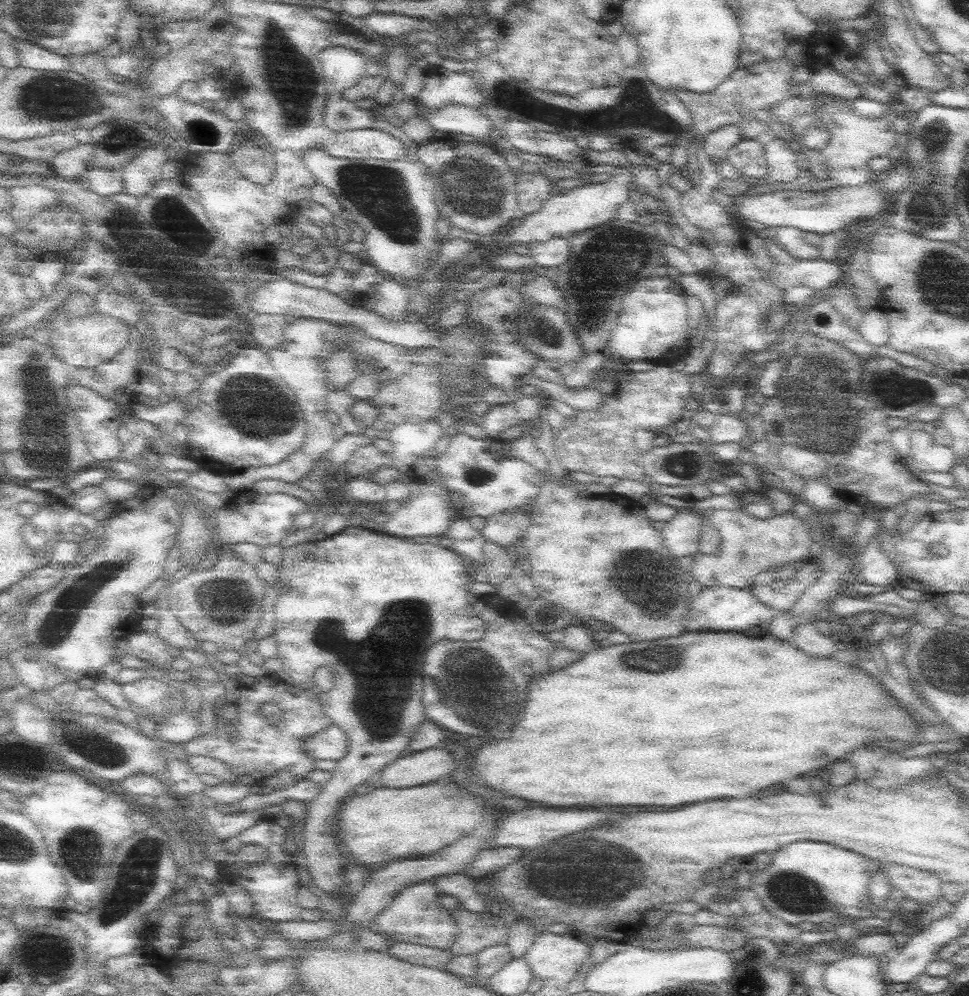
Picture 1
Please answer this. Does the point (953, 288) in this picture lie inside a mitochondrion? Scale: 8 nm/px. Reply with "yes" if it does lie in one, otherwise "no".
yes

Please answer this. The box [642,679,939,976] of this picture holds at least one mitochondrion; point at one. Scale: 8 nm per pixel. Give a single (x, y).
(794, 893)

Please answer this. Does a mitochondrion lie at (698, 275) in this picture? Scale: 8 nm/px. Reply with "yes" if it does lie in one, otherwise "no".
no

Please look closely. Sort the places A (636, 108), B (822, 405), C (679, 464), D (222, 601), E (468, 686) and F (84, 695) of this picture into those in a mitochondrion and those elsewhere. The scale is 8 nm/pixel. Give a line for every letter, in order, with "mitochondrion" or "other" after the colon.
A: mitochondrion
B: mitochondrion
C: mitochondrion
D: mitochondrion
E: mitochondrion
F: other

